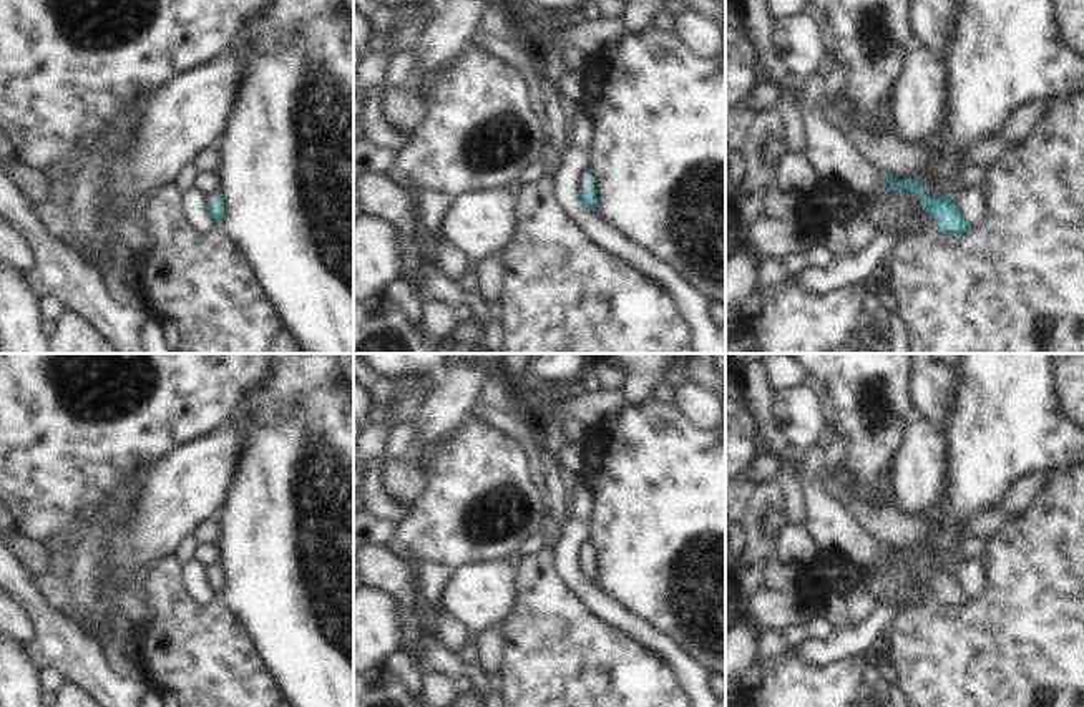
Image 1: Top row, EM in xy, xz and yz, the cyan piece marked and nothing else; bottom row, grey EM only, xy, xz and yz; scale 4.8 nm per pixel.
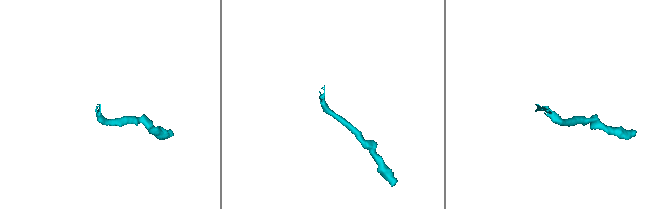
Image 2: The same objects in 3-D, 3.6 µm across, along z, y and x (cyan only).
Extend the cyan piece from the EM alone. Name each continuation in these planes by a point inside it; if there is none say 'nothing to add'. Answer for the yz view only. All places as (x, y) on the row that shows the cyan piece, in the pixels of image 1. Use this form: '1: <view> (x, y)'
nothing to add

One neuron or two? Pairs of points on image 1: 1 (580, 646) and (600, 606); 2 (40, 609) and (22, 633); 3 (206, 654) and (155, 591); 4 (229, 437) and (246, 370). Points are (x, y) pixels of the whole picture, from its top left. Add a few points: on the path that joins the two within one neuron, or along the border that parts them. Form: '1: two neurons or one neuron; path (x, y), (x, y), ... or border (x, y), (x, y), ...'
1: two neurons; border (568, 588), (600, 619), (628, 636)
2: two neurons; border (17, 603), (30, 624), (30, 638), (24, 644)
3: one neuron; path (191, 639), (176, 624), (170, 606)
4: two neurons; border (231, 414), (196, 438)

